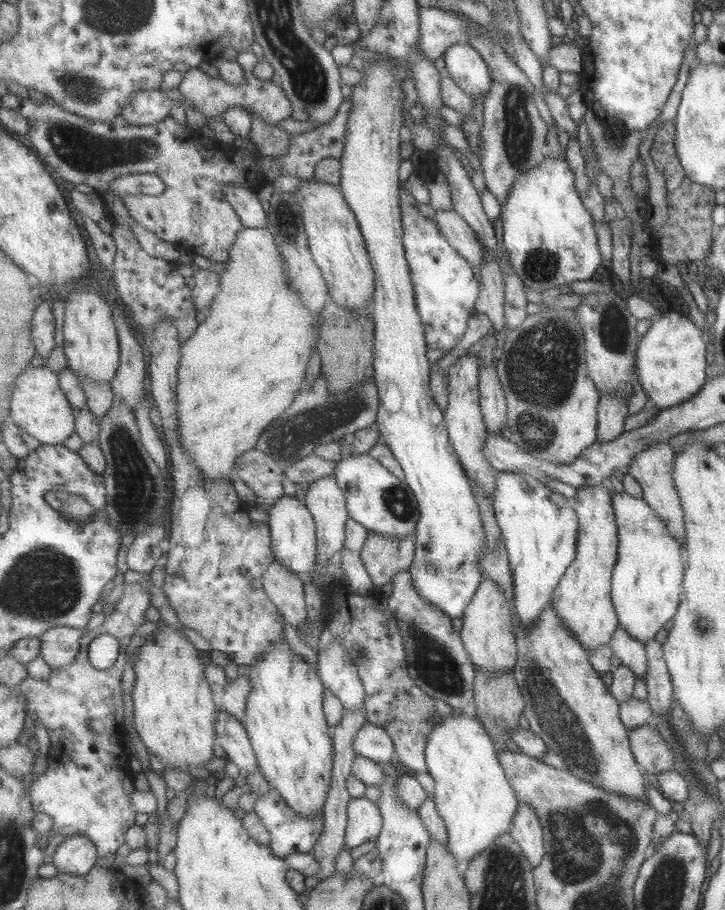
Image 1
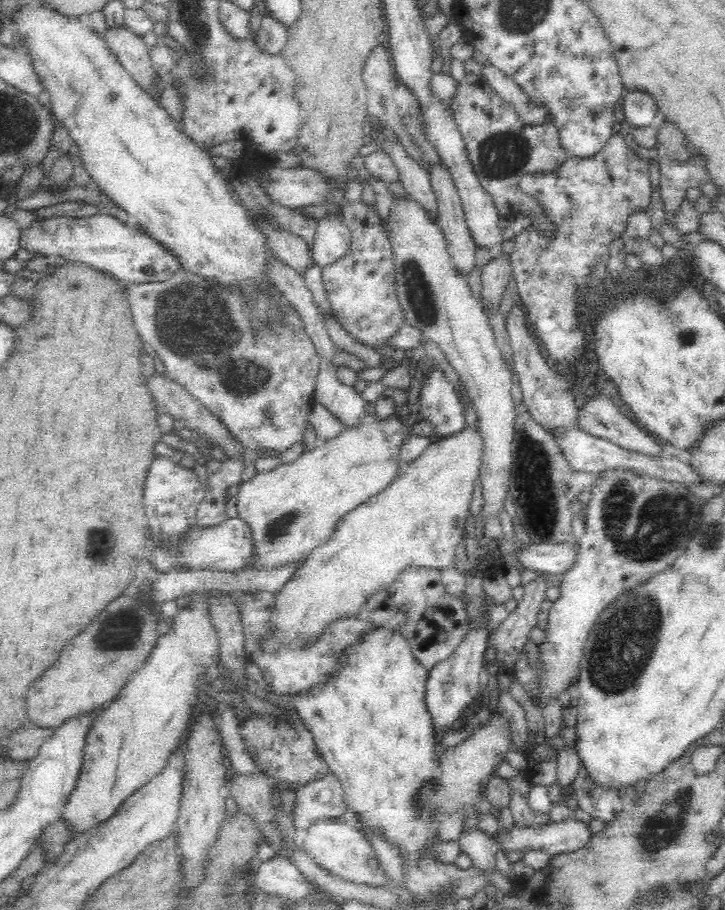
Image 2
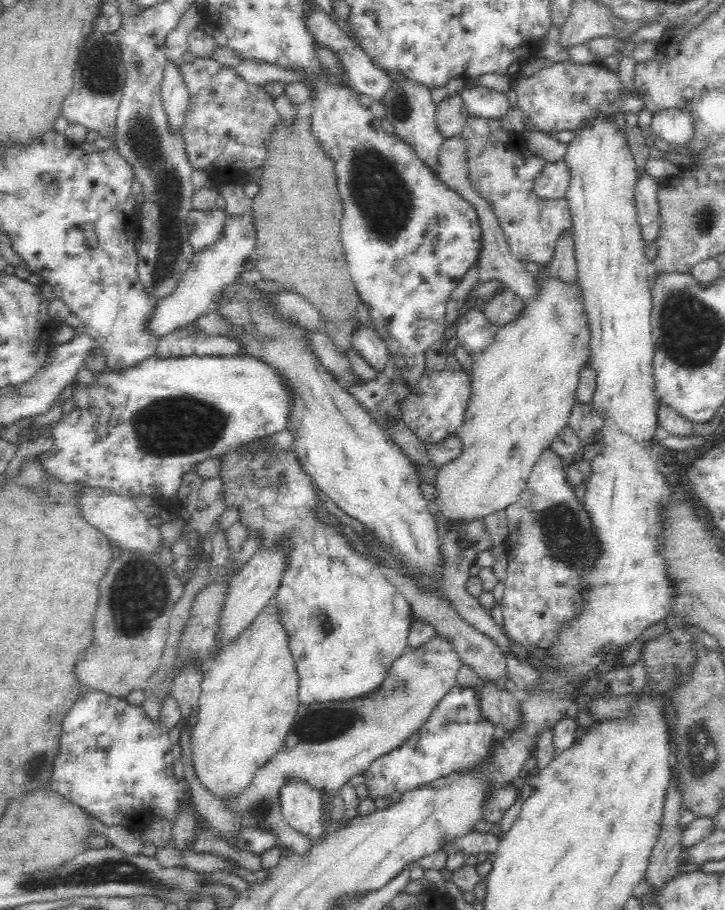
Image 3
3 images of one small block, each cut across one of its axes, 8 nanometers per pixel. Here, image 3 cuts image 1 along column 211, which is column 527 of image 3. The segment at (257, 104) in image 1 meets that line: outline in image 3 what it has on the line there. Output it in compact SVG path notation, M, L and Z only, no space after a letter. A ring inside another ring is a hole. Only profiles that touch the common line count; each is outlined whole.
M567 60L555 62L530 76L523 76L519 72L509 77L510 88L516 92L526 119L538 130L553 135L561 130L586 128L588 124L598 121L598 118L611 118L616 112L637 113L644 106L641 97L627 96L616 72L600 62L572 64Z

